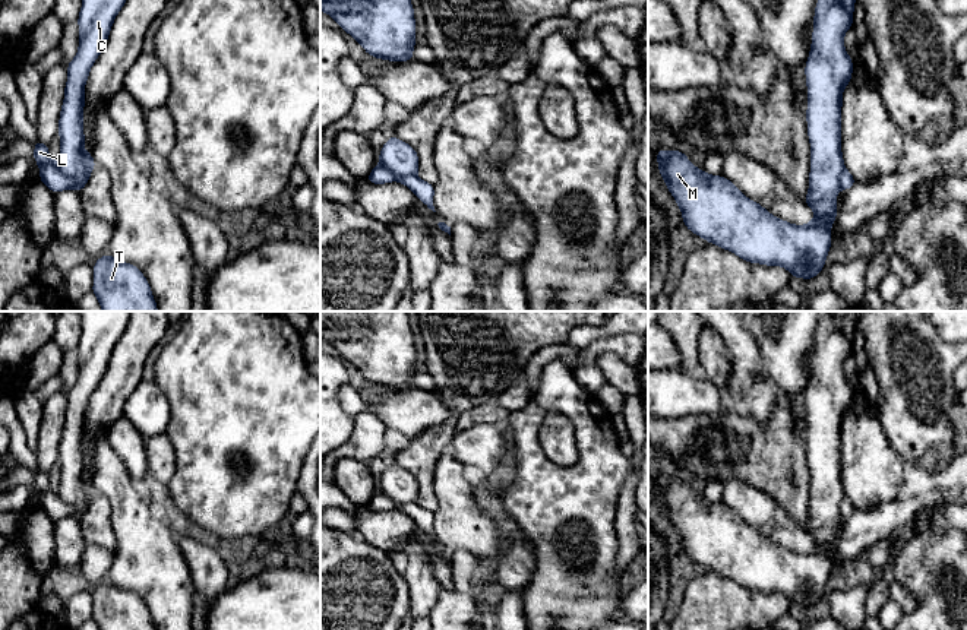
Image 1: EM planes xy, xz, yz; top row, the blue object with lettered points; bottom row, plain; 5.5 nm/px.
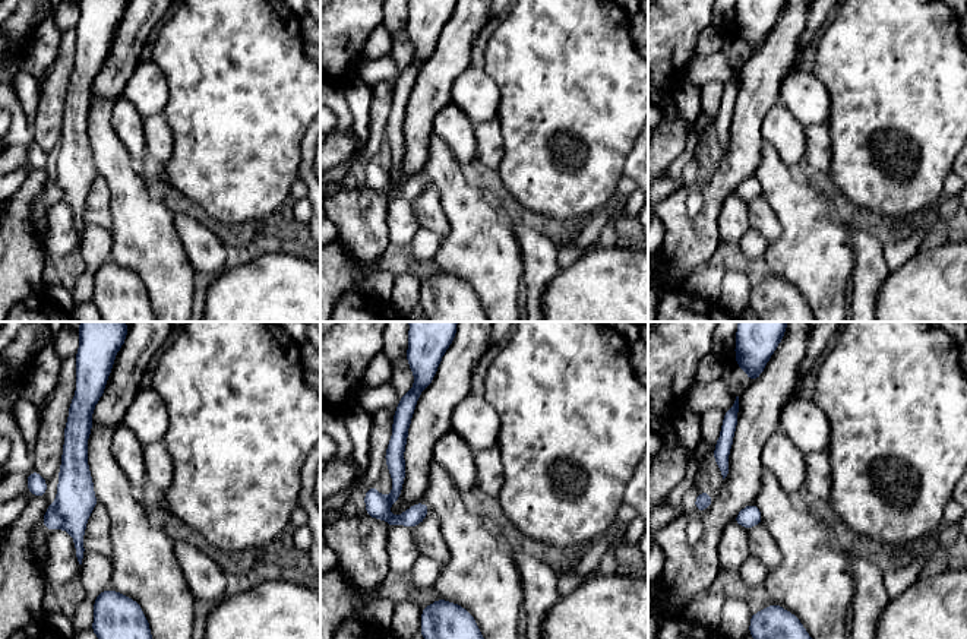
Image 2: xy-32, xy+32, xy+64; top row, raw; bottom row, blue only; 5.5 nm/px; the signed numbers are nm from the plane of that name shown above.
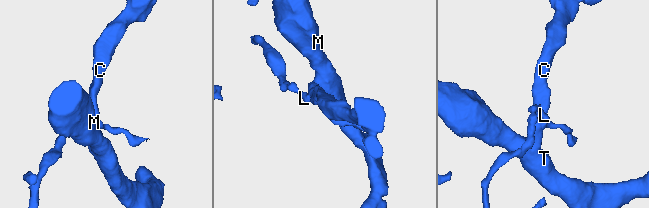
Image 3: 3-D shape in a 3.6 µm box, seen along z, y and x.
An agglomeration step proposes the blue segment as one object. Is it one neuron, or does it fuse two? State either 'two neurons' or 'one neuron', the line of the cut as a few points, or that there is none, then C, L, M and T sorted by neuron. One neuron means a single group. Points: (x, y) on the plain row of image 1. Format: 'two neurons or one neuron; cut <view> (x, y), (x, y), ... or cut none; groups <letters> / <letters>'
two neurons; cut xy (56, 491), (70, 506), (79, 506), (91, 497); groups C M T / L

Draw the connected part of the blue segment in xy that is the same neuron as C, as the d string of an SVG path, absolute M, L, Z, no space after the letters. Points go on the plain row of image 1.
M79 311L79 314L82 320L78 344L79 376L67 392L59 446L57 494L70 507L78 507L97 494L92 481L83 477L85 412L91 395L107 371L114 346L129 325L129 311Z

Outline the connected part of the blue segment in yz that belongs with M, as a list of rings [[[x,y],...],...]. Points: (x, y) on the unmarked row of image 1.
[[[827,311],[818,326],[809,384],[805,392],[808,415],[808,465],[810,471],[809,516],[803,529],[815,539],[806,553],[775,545],[759,529],[748,526],[729,506],[696,496],[682,478],[658,477],[658,500],[677,529],[683,553],[720,576],[729,577],[748,591],[783,593],[791,605],[806,608],[819,602],[831,576],[831,554],[837,547],[835,526],[844,497],[841,479],[843,418],[851,409],[853,386],[846,380],[844,363],[853,355],[857,320],[854,311]]]

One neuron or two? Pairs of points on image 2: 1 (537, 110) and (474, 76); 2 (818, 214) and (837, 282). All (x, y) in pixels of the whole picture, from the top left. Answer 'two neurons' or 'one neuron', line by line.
1: two neurons
2: one neuron

